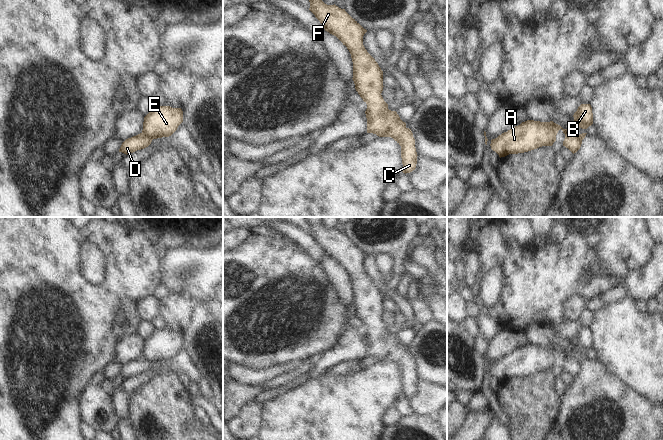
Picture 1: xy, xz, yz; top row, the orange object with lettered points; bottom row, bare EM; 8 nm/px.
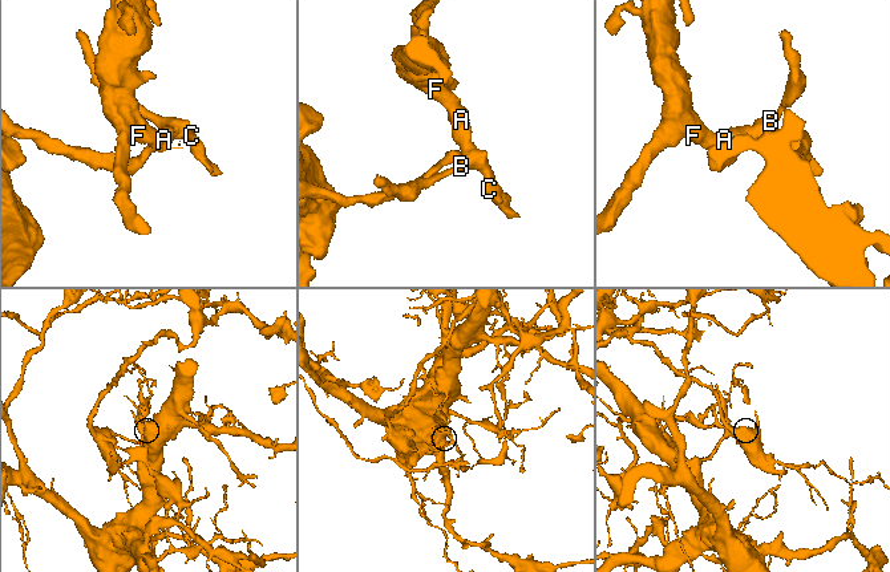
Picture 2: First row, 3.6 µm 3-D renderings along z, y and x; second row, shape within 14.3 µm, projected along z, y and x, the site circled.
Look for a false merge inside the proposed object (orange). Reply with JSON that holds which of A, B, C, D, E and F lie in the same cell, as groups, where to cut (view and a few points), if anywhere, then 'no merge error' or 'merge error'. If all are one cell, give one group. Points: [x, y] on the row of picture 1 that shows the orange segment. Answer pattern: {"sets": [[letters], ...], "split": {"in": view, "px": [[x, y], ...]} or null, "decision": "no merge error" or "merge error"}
{"sets": [["A", "B", "C", "E", "F"], ["D"]], "split": {"in": "xy", "px": [[142, 132], [152, 139]]}, "decision": "merge error"}

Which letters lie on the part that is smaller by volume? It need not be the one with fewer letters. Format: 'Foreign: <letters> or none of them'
Foreign: D

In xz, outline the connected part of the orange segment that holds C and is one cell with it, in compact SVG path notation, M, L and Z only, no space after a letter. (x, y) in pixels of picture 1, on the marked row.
M309 0L309 10L320 21L325 31L336 36L347 47L353 62L353 81L355 89L367 104L365 114L367 116L367 133L376 134L379 137L391 137L401 146L401 158L403 173L410 173L416 168L417 152L415 139L411 129L406 127L396 111L388 109L388 104L384 101L381 93L383 91L383 71L375 59L367 52L363 45L363 36L367 32L355 19L353 19L345 9L338 6L327 5L322 0Z

